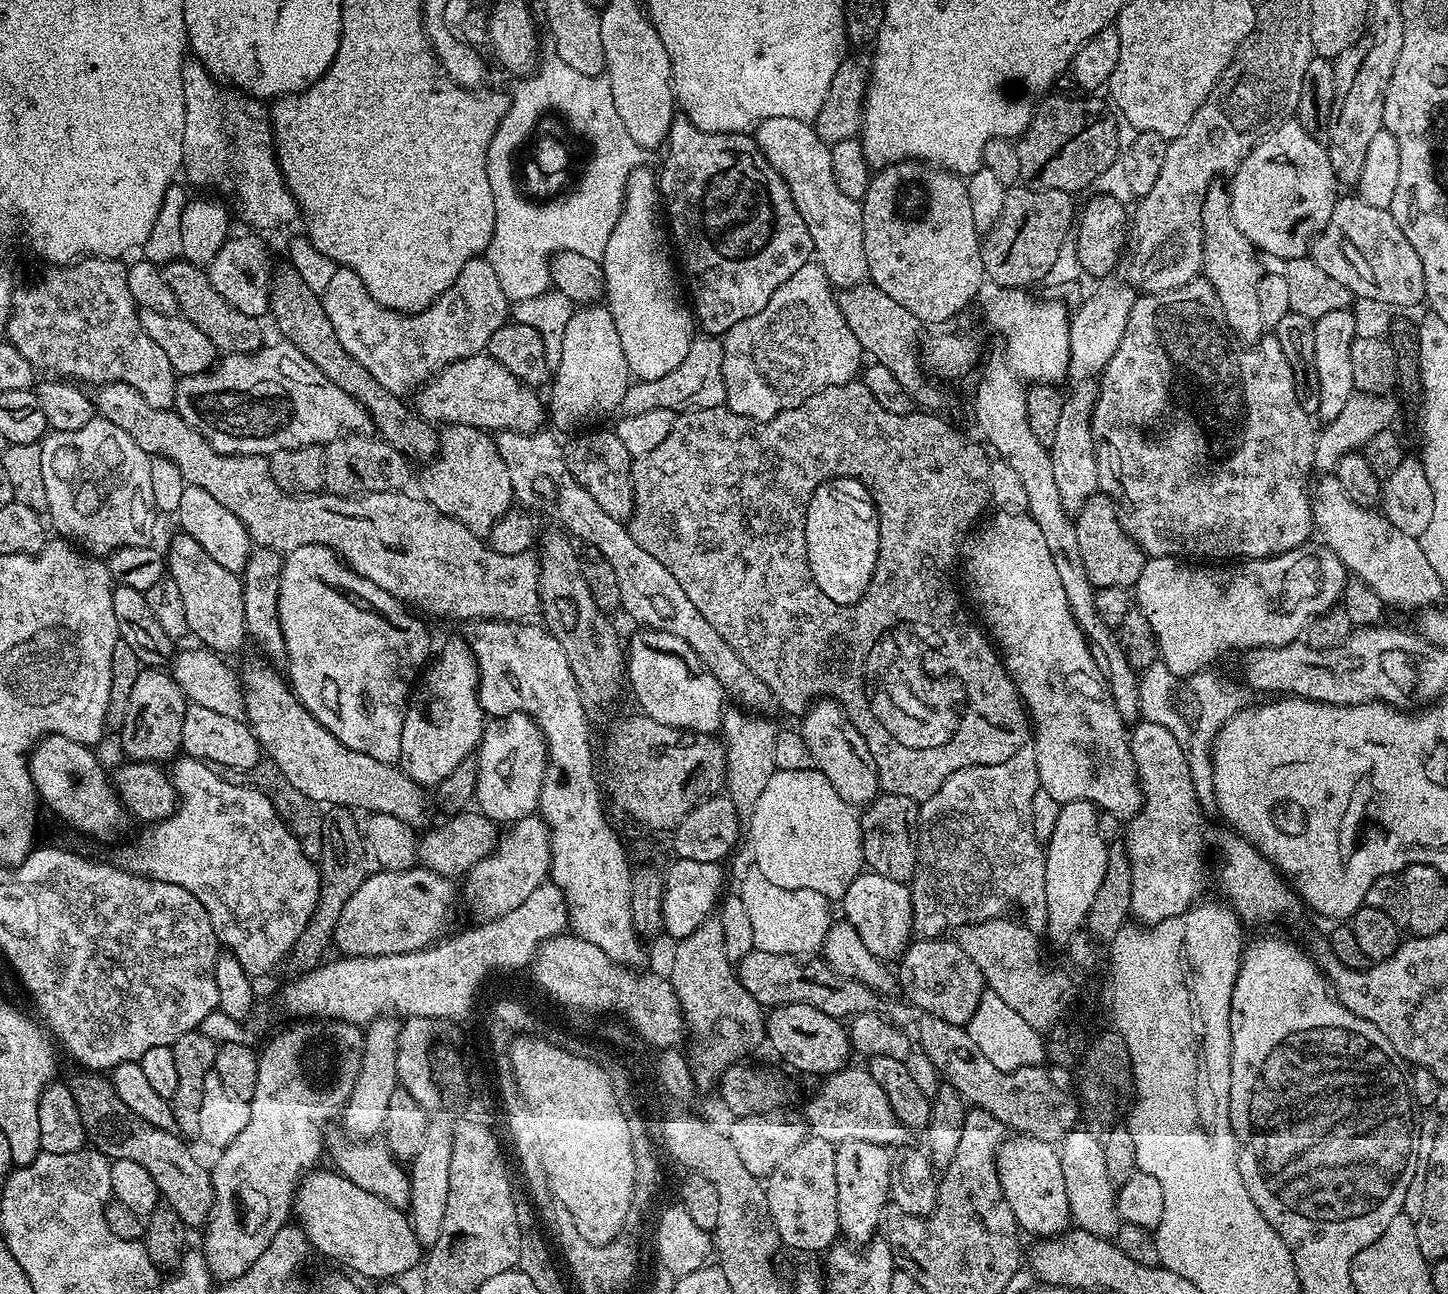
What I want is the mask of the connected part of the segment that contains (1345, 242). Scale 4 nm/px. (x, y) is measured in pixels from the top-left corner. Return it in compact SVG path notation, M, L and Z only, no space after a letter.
M1343 195L1337 199L1330 221L1312 242L1310 258L1330 278L1352 290L1357 299L1400 308L1410 308L1425 301L1425 275L1414 246L1407 241L1406 234L1399 229L1389 209L1370 206L1359 195Z

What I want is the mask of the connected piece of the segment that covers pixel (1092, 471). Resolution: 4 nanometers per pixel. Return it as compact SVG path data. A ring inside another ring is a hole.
M1080 382L1073 388L1076 389L1072 393L1070 391L1067 393L1062 406L1062 414L1058 418L1058 430L1054 430L1054 438L1050 445L1050 462L1054 466L1054 483L1058 486L1062 506L1069 514L1079 512L1089 497L1097 495L1096 483L1100 480L1100 472L1096 469L1097 441L1094 439L1092 427L1092 411L1096 409L1098 388L1092 382Z

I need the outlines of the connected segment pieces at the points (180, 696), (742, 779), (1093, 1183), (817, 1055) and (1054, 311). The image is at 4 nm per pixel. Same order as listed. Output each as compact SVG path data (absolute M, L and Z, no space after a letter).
M156 666L141 667L138 678L134 681L134 690L130 690L126 722L118 733L120 744L128 755L125 757L132 762L171 761L181 751L182 718L188 705L189 701L171 671Z
M739 706L731 707L725 707L720 718L724 745L724 788L737 812L741 817L748 818L758 796L777 771L774 762L774 738L778 728L768 721L767 715L753 714Z
M1080 1131L1066 1133L1058 1144L1062 1178L1066 1182L1066 1202L1070 1202L1070 1220L1075 1227L1090 1234L1112 1238L1115 1237L1122 1221L1116 1209L1116 1189L1112 1187L1110 1178L1106 1178L1106 1158L1102 1155L1102 1140L1095 1131Z
M784 1004L766 1016L766 1044L772 1047L796 1072L823 1078L840 1071L849 1063L848 1028L837 1017L822 1014L809 1004Z
M1001 288L993 291L988 305L984 308L984 320L1000 332L1004 339L1004 356L1009 368L1020 377L1021 381L1032 384L1055 384L1061 383L1068 374L1068 359L1070 358L1070 319L1069 309L1064 309L1056 300L1035 300L1031 291L1023 288Z

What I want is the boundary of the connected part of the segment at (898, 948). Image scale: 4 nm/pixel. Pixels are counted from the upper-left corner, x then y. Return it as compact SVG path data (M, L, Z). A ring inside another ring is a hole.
M871 870L861 871L850 882L846 890L842 906L843 919L858 932L862 943L874 956L885 962L899 961L913 939L912 931L912 889L908 884L894 882L894 878L886 878Z

